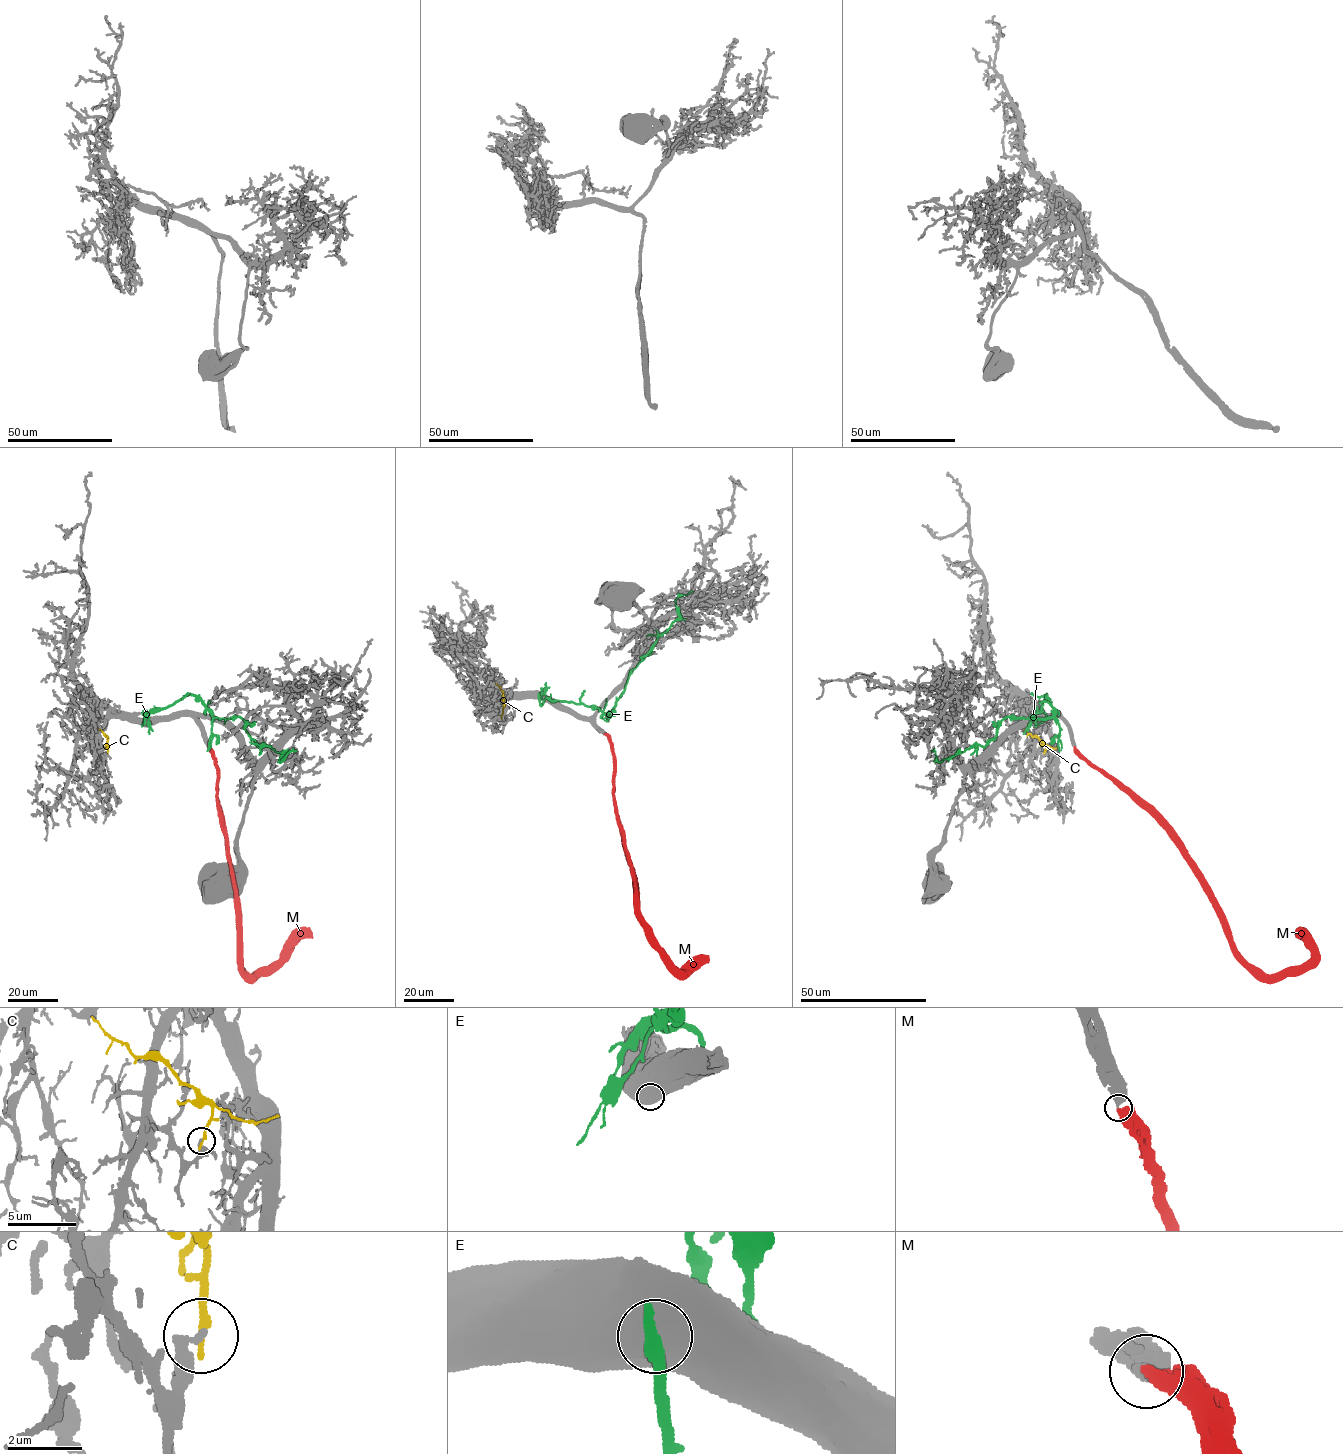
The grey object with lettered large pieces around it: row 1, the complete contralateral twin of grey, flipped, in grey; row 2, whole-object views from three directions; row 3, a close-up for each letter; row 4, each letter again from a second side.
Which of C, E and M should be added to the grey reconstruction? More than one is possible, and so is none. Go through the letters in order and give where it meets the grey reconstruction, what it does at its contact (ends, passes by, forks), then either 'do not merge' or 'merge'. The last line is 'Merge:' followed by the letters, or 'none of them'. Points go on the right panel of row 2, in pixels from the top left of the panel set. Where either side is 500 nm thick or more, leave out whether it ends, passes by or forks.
C: (1044, 752) | it ends | do not merge
E: (1036, 725) | do not merge
M: (1074, 747) | it ends | merge
Merge: M

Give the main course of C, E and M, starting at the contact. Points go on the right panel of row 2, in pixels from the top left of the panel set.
C: (1044, 752), (1046, 745), (1024, 729)
E: (1036, 725), (1045, 719), (1039, 712), (1045, 695), (1052, 717), (1007, 716), (984, 746), (940, 761), (932, 750)
M: (1074, 747), (1167, 830), (1245, 961), (1270, 975), (1303, 966), (1312, 956), (1311, 941), (1298, 928)

